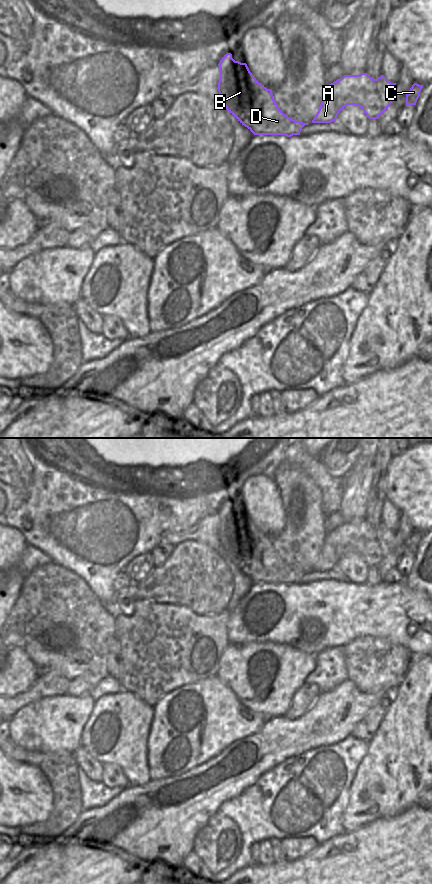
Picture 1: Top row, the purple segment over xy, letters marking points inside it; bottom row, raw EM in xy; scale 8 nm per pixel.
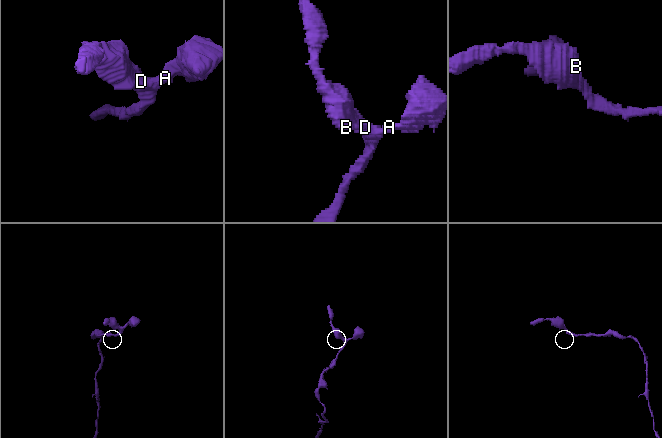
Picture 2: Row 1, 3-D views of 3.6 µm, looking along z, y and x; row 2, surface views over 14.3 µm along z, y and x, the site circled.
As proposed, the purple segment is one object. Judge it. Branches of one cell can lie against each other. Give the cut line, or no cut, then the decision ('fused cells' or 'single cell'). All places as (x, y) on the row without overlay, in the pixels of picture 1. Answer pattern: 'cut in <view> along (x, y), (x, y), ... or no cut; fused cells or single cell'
no cut; single cell

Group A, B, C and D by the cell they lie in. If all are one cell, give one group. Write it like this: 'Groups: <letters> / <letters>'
Groups: A B C D.

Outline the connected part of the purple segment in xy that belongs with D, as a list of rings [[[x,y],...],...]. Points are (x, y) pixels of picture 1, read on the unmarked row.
[[[231,501],[222,505],[218,512],[220,528],[218,540],[226,557],[254,583],[300,583],[302,576],[309,571],[295,569],[285,563],[274,548],[271,537],[259,531],[246,511],[235,509]]]

